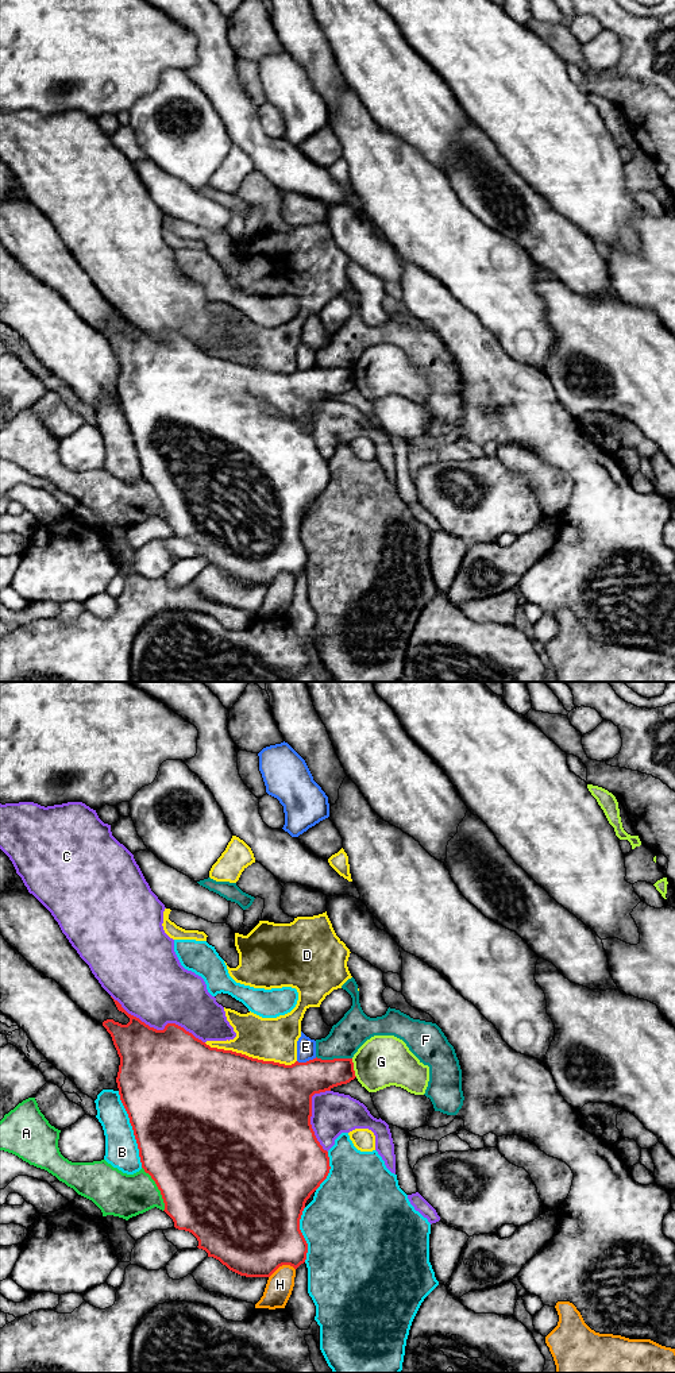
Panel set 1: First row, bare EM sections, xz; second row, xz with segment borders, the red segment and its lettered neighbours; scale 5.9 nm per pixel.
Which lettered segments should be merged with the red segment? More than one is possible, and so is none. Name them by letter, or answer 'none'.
none

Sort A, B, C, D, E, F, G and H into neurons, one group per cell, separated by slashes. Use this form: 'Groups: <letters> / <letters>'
Groups: A / B / C G / D / E / F / H

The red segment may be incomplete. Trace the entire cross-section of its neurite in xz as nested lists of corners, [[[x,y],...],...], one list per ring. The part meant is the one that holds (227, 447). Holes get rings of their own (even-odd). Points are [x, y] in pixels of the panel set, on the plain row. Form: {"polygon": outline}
{"polygon": [[[113,308],[113,311],[117,319],[130,327],[127,333],[122,333],[113,328],[103,331],[103,335],[111,343],[120,366],[116,386],[120,409],[128,423],[134,439],[142,477],[151,485],[161,500],[165,512],[163,520],[173,528],[174,536],[192,541],[198,549],[198,558],[205,559],[208,566],[219,568],[230,579],[240,585],[270,586],[282,574],[290,574],[297,578],[305,571],[308,562],[308,552],[300,539],[300,528],[305,512],[327,487],[331,478],[328,460],[324,459],[317,450],[310,433],[312,405],[315,402],[331,400],[333,396],[354,389],[356,385],[352,367],[321,369],[316,366],[306,371],[296,370],[292,374],[263,370],[232,359],[211,356],[176,332],[167,332],[163,339],[157,339],[142,331],[139,327],[128,323],[117,309]]]}

